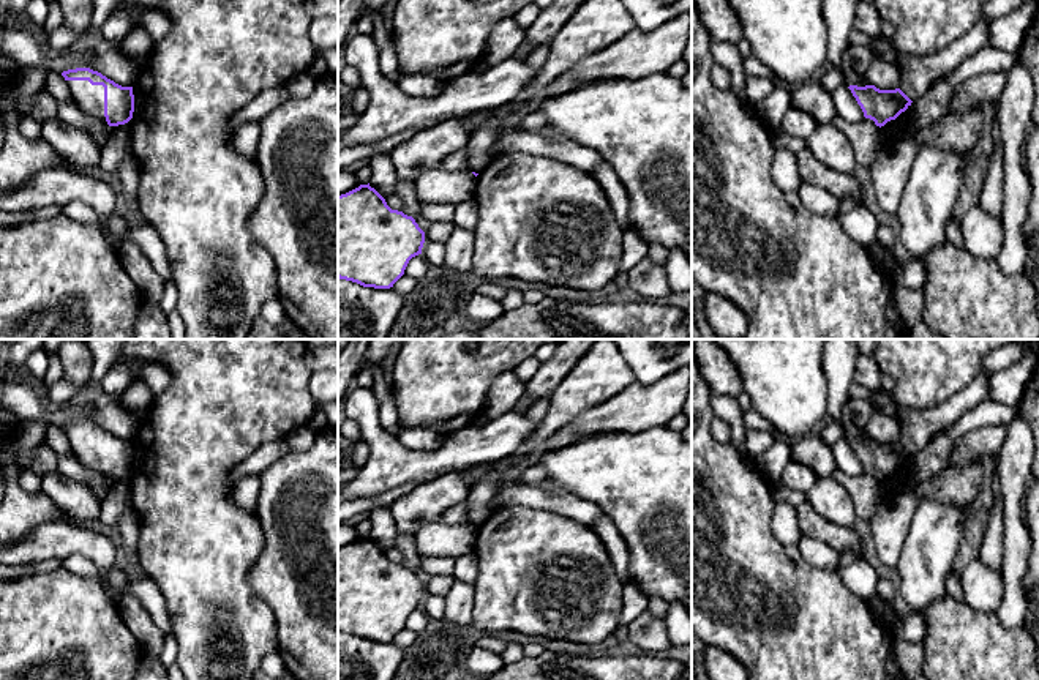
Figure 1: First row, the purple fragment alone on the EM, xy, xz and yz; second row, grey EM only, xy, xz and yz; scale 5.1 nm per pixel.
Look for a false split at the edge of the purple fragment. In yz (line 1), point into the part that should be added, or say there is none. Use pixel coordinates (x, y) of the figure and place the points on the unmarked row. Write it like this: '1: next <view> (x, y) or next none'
1: next none

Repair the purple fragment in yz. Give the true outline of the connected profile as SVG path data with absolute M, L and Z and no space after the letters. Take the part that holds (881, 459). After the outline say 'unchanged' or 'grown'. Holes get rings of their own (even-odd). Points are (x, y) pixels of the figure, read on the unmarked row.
M850 439L848 442L861 459L864 470L873 473L880 481L895 473L913 456L900 442L880 443L875 439Z; unchanged

